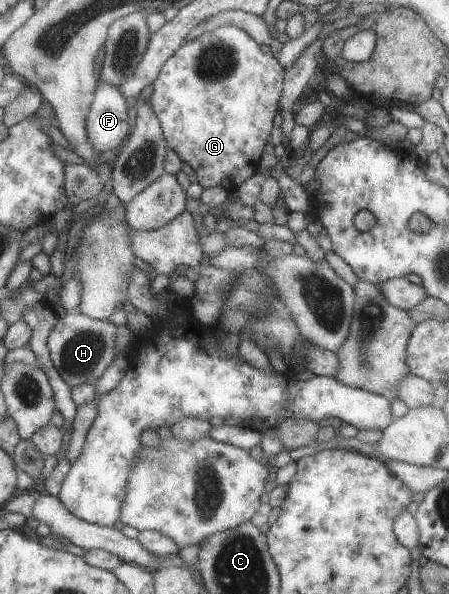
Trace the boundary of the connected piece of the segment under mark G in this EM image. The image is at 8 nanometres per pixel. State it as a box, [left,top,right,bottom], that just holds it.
[150,25,285,193]

